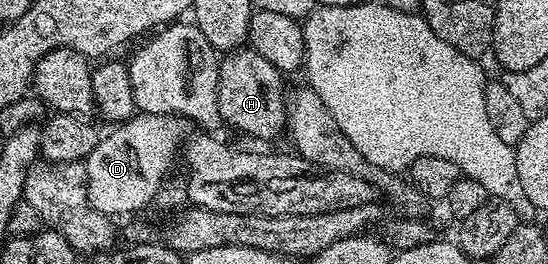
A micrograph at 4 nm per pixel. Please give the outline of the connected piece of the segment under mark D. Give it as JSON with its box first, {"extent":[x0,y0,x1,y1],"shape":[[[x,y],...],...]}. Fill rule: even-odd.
{"extent":[86,113,189,215],"shape":[[[137,113],[126,122],[119,123],[108,135],[97,141],[94,152],[86,159],[88,167],[88,199],[99,214],[135,215],[135,210],[148,206],[156,198],[164,173],[178,158],[189,137],[189,123],[172,114],[154,115]]]}

